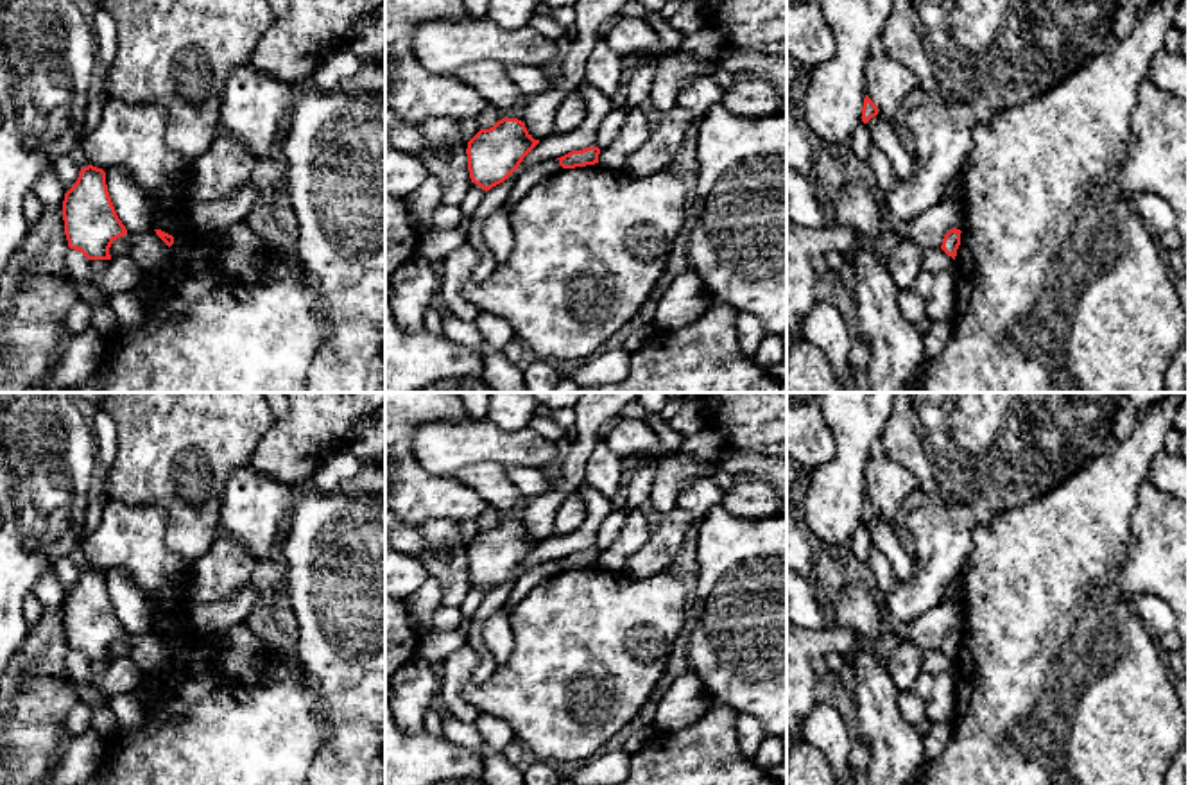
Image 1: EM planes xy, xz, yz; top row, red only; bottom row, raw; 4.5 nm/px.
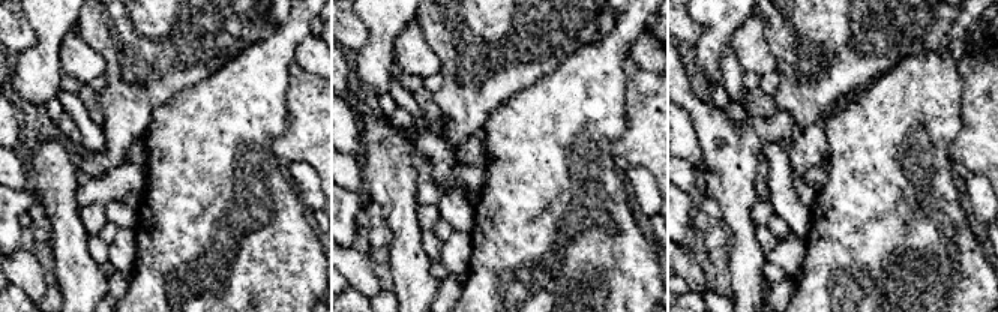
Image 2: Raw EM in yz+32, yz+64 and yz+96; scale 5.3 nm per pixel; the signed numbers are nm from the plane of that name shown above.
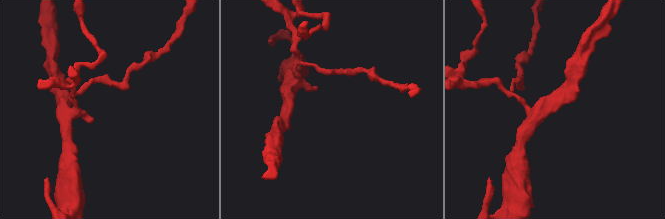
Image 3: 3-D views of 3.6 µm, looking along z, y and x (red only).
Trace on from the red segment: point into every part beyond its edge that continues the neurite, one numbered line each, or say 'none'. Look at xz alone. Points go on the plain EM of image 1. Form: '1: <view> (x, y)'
none

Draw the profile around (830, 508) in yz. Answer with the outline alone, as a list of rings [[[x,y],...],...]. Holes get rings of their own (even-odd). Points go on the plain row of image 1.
[[[824,392],[822,418],[837,453],[814,468],[796,514],[814,538],[826,545],[840,566],[851,554],[851,534],[862,523],[865,468],[894,412],[896,392]]]

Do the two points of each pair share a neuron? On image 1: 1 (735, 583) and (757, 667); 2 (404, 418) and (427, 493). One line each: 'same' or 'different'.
1: same
2: same

